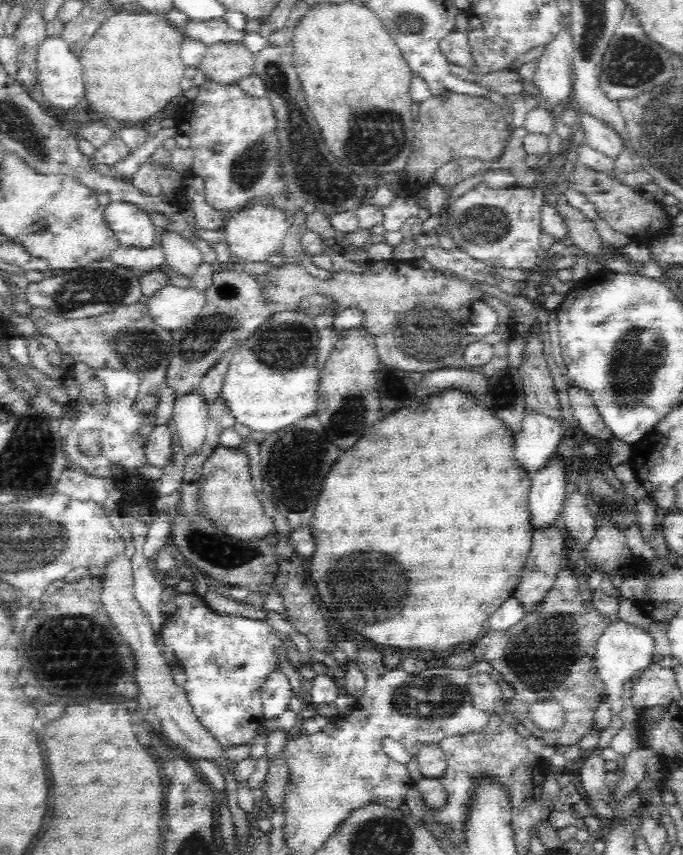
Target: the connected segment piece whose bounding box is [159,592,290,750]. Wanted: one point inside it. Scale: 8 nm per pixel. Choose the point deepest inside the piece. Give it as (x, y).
(226, 660)

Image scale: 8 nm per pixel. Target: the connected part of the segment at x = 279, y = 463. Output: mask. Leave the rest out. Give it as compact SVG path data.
M310 414L292 426L267 433L259 444L259 450L265 492L277 508L280 519L286 520L291 528L309 526L318 500L316 496L320 496L322 480L342 450L336 448L332 440L328 440L316 414Z

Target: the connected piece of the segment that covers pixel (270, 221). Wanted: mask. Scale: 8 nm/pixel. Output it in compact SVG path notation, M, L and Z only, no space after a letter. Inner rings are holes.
M254 204L248 208L242 208L234 213L225 222L224 239L234 256L241 262L264 262L273 255L278 254L278 248L283 244L288 232L288 218L282 208L276 208L276 204Z

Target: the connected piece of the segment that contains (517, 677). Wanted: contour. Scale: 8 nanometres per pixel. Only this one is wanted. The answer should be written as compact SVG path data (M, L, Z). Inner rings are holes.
M560 569L557 579L548 591L542 604L526 613L518 624L515 624L506 632L487 632L476 640L474 654L476 660L489 662L494 670L501 672L503 677L513 686L513 696L508 699L505 711L516 714L519 722L530 731L530 734L540 738L543 744L551 747L566 747L578 744L581 738L593 729L593 718L598 705L604 700L604 687L597 672L592 670L594 662L594 646L605 626L610 624L606 614L600 613L594 607L586 608L582 594L580 594L580 582L578 572ZM544 700L554 700L560 703L564 718L560 728L544 730L530 718L529 708L532 704L541 703Z

